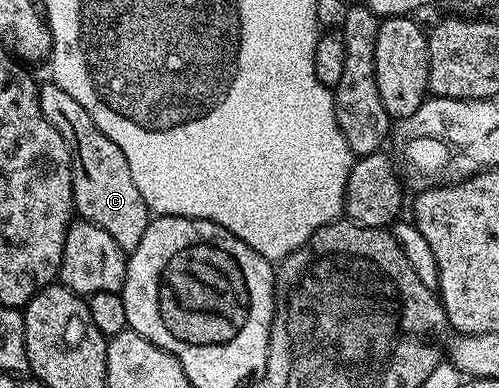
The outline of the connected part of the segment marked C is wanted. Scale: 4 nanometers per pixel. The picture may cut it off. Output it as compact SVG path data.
M56 83L48 84L40 86L37 98L47 123L63 135L73 157L73 207L76 216L82 221L95 223L95 227L103 227L103 231L119 243L125 254L133 253L135 247L139 247L139 239L143 239L143 231L147 231L151 211L143 195L139 195L135 179L131 179L131 167L127 167L123 151L119 151L119 147L115 147L99 127L95 127L91 115L87 115L87 111L83 111L83 107L63 91L63 87Z

